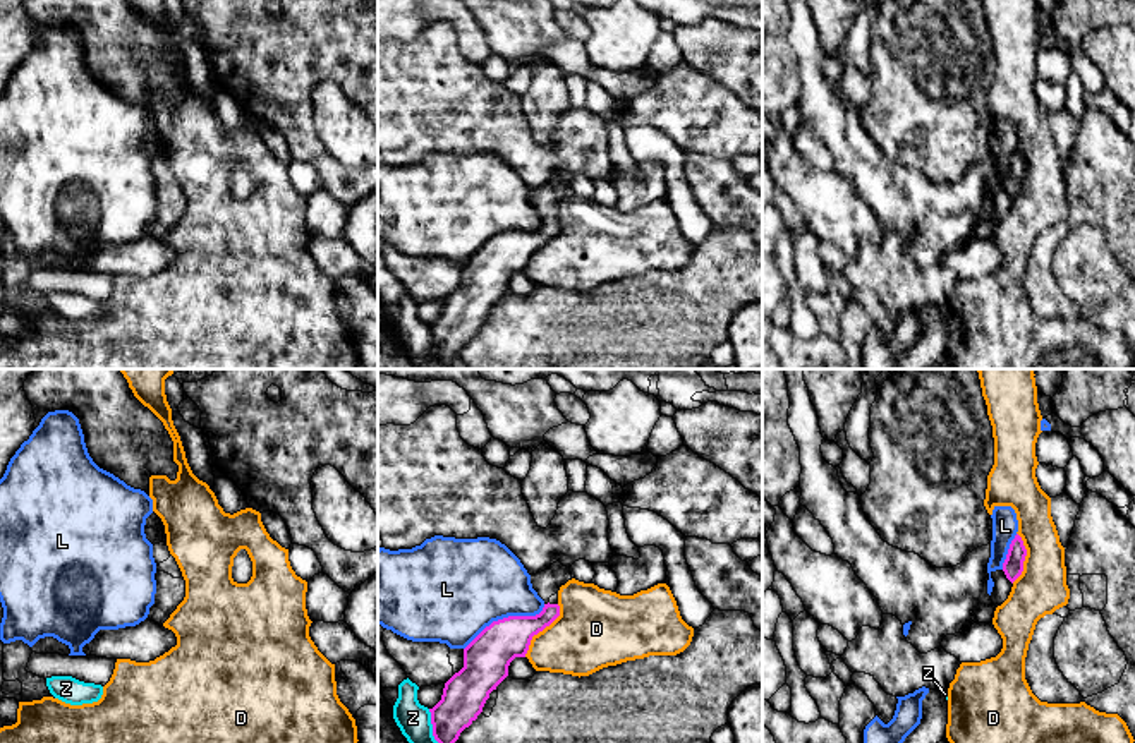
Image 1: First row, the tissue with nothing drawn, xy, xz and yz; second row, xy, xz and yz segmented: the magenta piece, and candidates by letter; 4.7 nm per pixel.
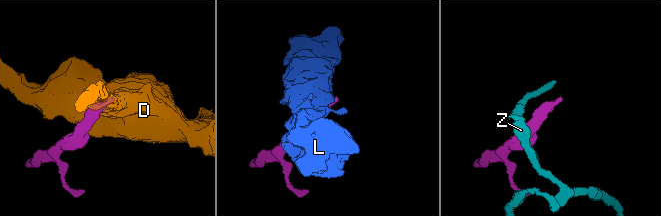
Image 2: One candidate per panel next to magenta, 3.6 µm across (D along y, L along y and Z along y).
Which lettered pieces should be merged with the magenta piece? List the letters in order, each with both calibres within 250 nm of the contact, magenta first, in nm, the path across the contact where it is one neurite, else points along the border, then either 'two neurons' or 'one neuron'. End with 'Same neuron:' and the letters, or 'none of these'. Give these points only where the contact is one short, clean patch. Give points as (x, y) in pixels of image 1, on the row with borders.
D: 200/360 nm | along xz (558, 604), (558, 615), (533, 637), (524, 656) | two neurons
L: 220/440 nm | two neurons
Z: 200/160 nm | along xz (428, 709), (431, 735), (438, 742) | two neurons
Same neuron: none of these

